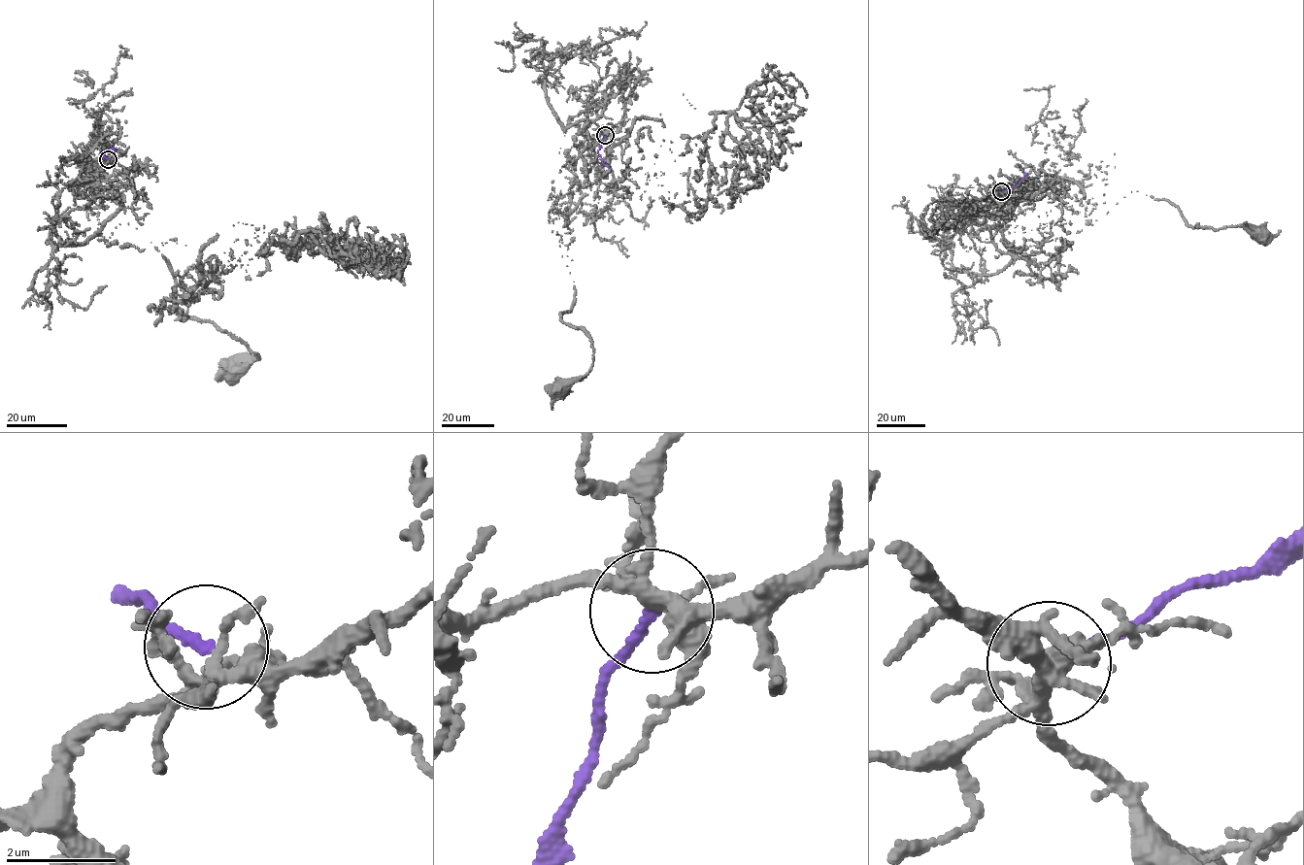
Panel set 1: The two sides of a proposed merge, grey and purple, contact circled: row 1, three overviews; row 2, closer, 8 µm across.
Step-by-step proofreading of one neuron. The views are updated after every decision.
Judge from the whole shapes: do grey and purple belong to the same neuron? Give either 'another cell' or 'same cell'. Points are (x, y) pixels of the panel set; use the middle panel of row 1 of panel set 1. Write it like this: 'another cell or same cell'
another cell

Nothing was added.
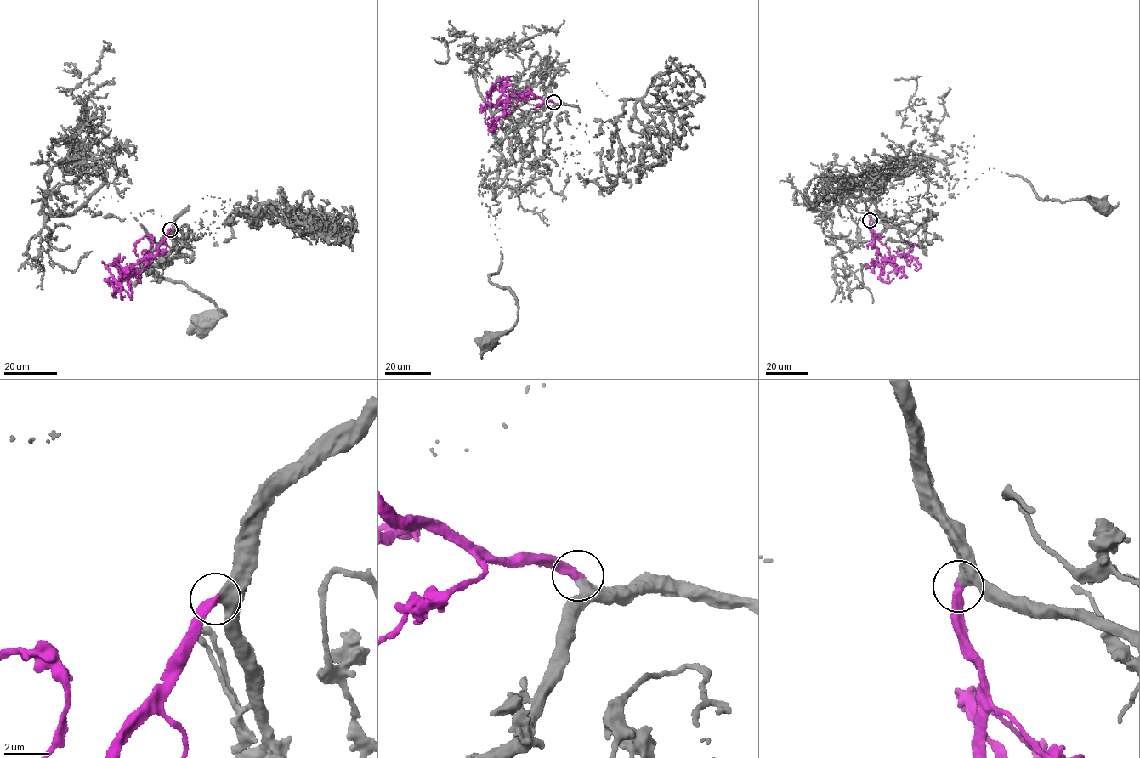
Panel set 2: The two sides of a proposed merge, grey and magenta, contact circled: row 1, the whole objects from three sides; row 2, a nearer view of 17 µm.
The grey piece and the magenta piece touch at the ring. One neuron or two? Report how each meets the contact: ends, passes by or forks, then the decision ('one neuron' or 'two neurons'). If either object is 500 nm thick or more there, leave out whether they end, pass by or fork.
grey ends | magenta ends | one neuron

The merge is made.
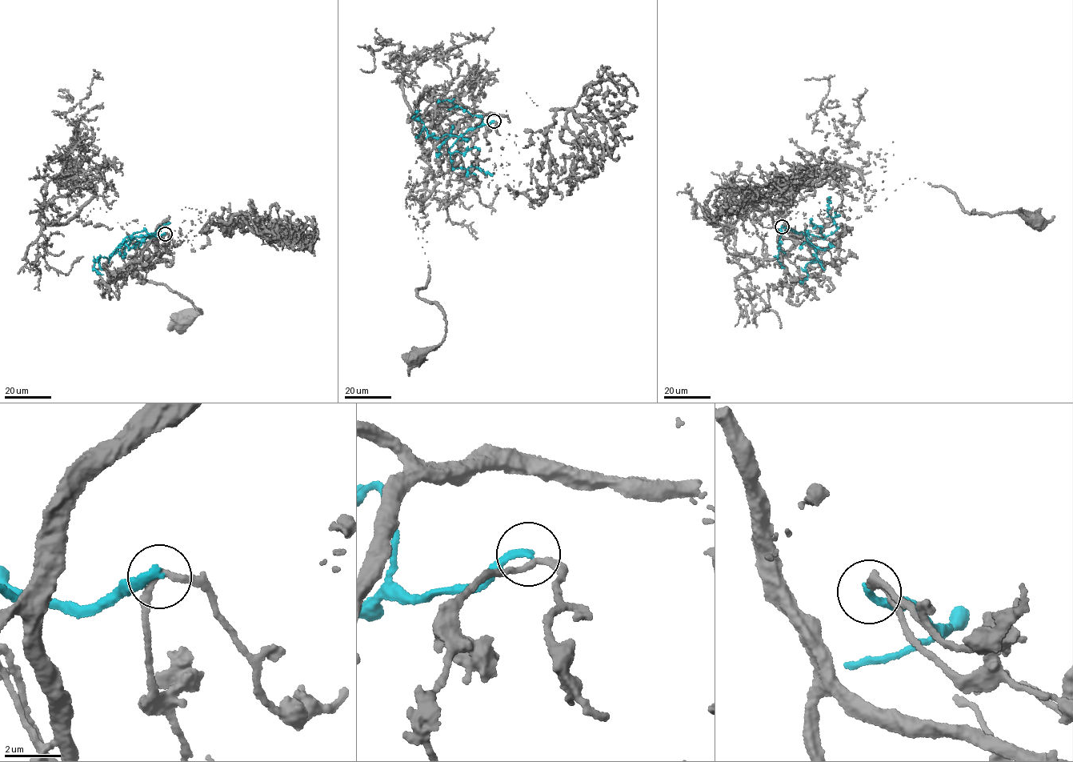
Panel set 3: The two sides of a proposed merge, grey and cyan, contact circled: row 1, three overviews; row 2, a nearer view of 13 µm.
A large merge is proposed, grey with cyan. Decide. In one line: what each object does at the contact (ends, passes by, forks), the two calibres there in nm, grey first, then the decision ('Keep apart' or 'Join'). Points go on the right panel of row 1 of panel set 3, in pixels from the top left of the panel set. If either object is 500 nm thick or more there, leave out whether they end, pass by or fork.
At the ring grey passes by. At the ring cyan ends. Thickness 200 nm (grey) against 280 nm. Keep apart

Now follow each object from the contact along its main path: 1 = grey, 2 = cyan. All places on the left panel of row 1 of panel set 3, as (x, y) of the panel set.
1: (165, 234), (114, 277), (50, 267), (41, 224), (94, 187), (67, 147), (78, 216), (202, 312), (178, 324)
2: (165, 234), (134, 237), (128, 247), (134, 248), (149, 234), (170, 222)

